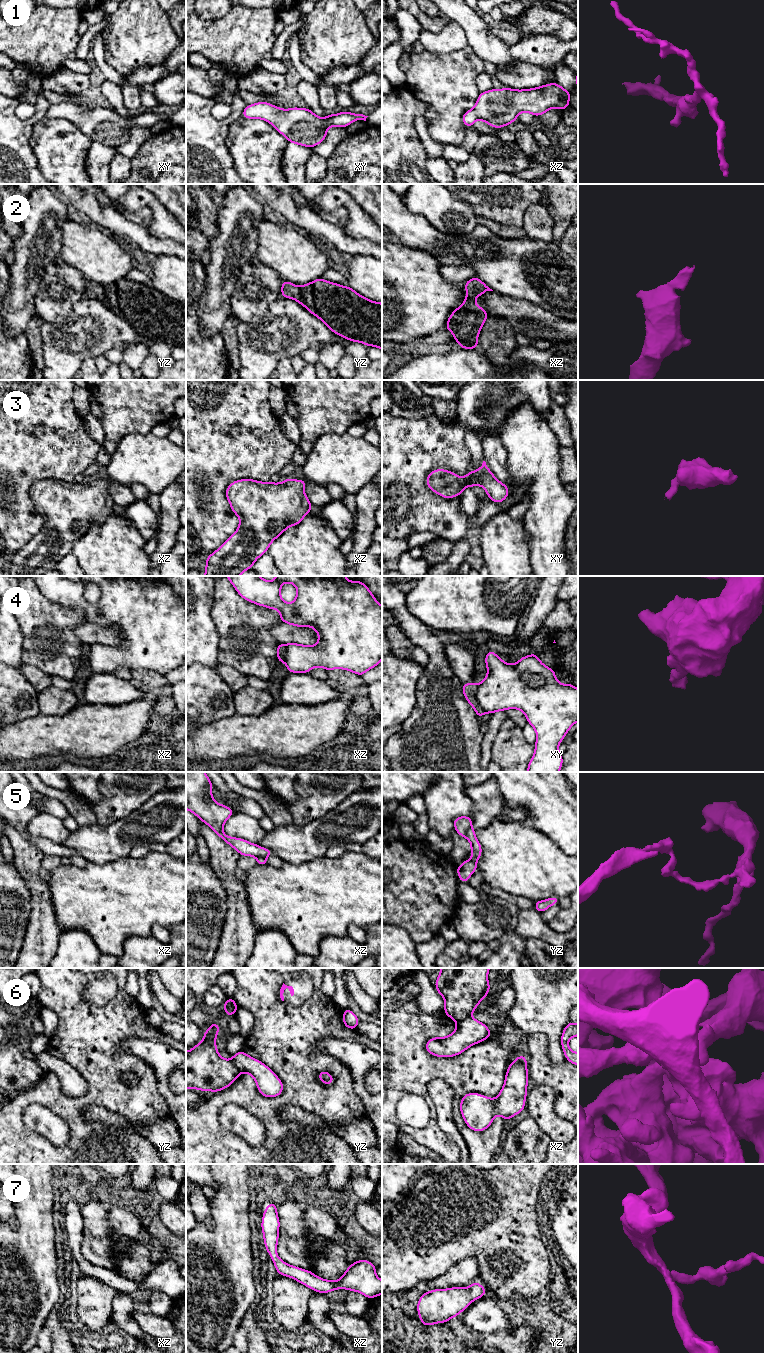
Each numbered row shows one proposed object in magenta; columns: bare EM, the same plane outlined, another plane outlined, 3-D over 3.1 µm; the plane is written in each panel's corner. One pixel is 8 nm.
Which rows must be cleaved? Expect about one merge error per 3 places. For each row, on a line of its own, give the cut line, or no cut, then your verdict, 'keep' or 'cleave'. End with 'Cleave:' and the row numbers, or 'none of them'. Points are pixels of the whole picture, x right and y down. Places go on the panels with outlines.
1: no cut; keep
2: no cut; keep
3: no cut; keep
4: cut in xy along (477, 685), (476, 700), (486, 711); cleave
5: cut in yz along (471, 826), (465, 836); cleave
6: cut in xz along (469, 1015), (456, 1021); cleave
7: no cut; keep
Cleave: 4, 5, 6

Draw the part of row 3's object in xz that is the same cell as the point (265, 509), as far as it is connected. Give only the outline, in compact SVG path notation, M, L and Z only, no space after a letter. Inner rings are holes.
M287 478L281 483L254 479L236 480L226 488L225 496L239 520L238 529L215 552L206 557L204 576L239 576L252 569L255 561L267 553L271 543L290 526L297 526L311 512L312 505L303 488L306 480Z

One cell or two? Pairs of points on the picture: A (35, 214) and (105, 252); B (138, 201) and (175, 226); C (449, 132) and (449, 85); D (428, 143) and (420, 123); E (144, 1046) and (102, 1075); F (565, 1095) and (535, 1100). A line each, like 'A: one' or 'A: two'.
A: two
B: one
C: one
D: one
E: two
F: two

